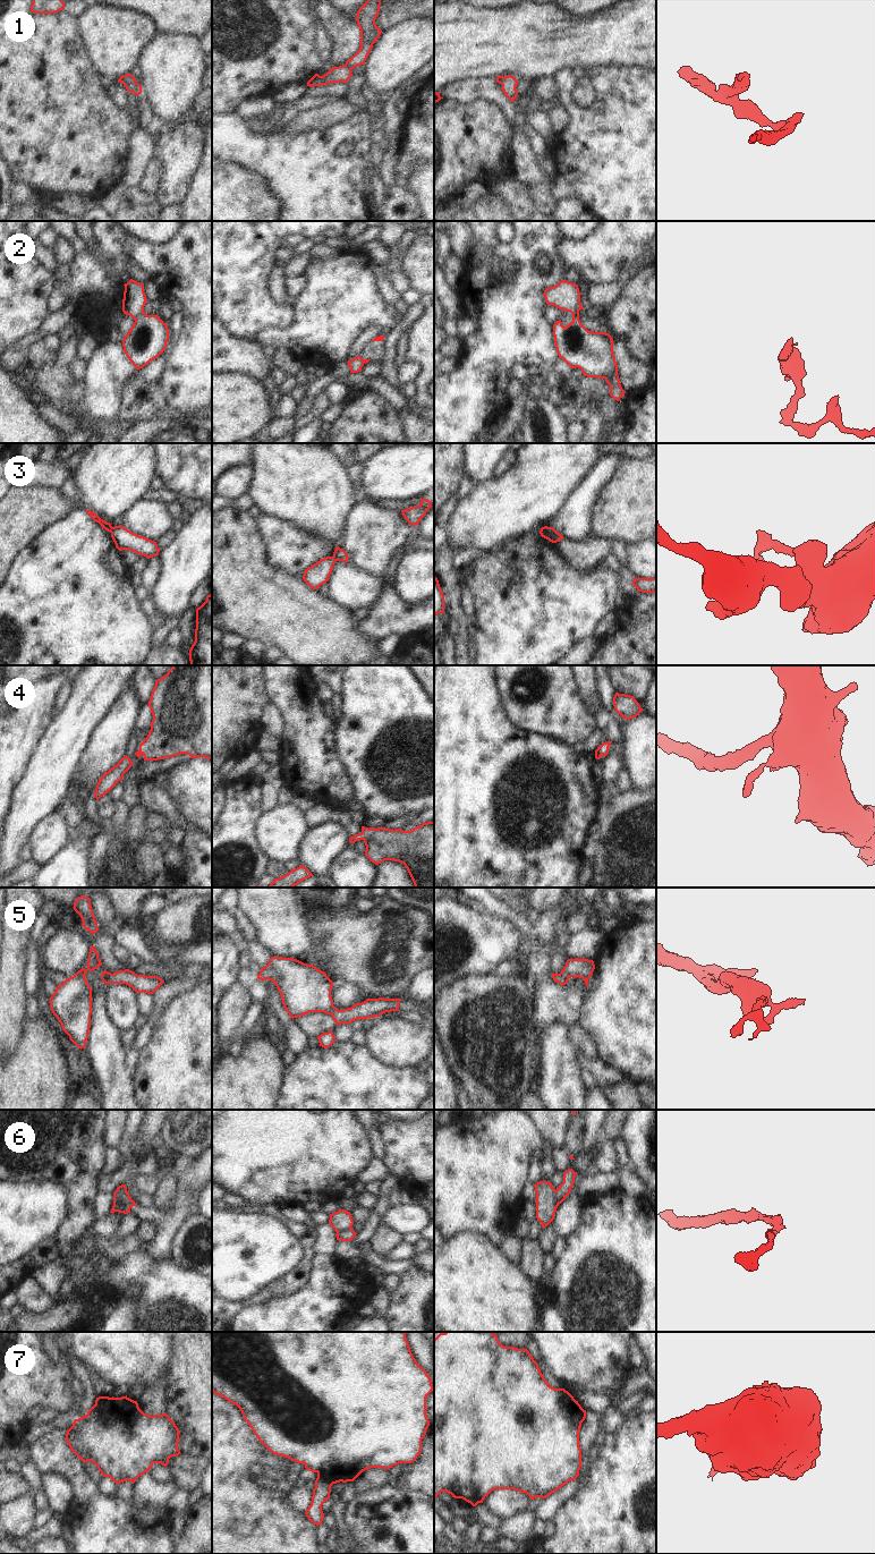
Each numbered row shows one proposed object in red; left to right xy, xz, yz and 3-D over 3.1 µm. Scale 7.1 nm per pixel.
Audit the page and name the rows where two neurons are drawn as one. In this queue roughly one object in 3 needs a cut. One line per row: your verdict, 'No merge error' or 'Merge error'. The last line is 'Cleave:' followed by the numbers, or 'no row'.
1: Merge error
2: Merge error
3: Merge error
4: No merge error
5: No merge error
6: Merge error
7: Merge error
Cleave: 1, 2, 3, 6, 7.

